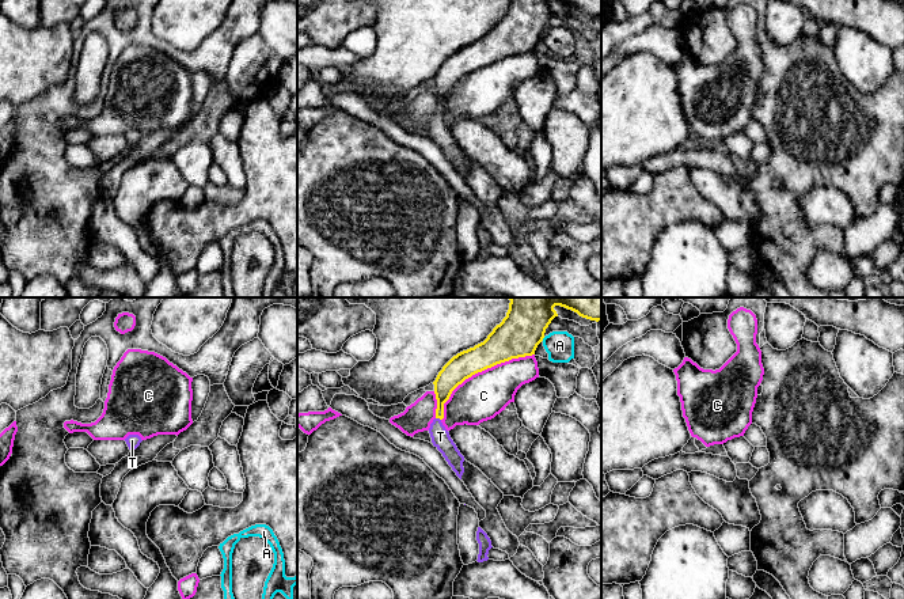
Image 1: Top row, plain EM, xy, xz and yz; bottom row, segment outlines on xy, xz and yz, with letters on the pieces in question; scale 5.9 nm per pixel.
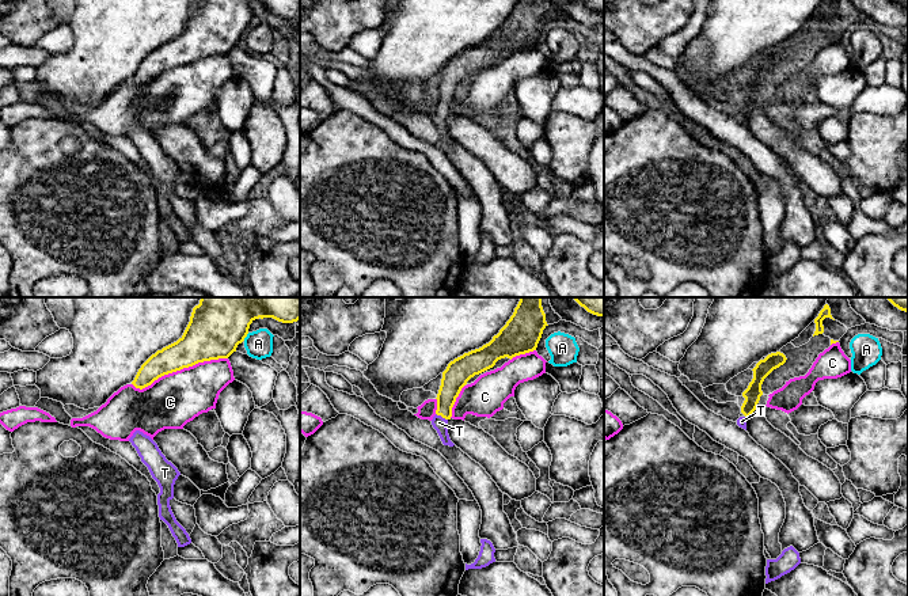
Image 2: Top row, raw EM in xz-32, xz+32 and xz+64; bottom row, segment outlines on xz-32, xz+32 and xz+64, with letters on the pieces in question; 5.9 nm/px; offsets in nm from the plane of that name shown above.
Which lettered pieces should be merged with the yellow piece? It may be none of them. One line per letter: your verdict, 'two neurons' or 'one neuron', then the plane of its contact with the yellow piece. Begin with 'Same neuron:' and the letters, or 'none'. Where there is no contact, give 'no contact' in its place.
Same neuron: T
A: two neurons; contact in xz
C: two neurons; contact in xz
T: one neuron; contact in xz

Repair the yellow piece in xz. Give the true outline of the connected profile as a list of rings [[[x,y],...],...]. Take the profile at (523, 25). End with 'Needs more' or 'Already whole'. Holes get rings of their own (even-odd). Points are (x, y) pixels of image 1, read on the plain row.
[[[509,0],[506,12],[487,34],[453,52],[438,68],[434,80],[437,95],[436,114],[429,129],[433,141],[462,175],[464,152],[442,121],[444,99],[452,87],[472,71],[512,54],[535,50],[546,24],[558,12],[555,1],[565,3],[590,16],[601,16],[601,0]]]. Needs more

